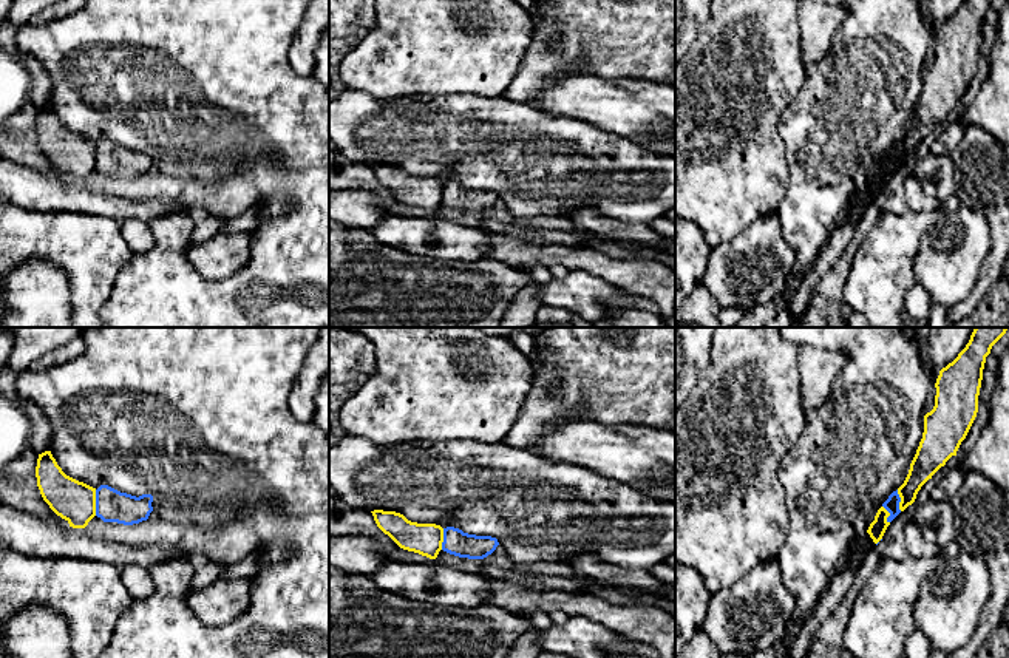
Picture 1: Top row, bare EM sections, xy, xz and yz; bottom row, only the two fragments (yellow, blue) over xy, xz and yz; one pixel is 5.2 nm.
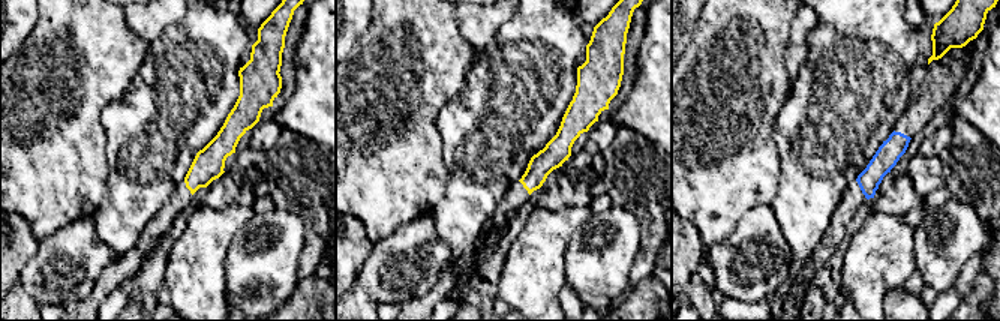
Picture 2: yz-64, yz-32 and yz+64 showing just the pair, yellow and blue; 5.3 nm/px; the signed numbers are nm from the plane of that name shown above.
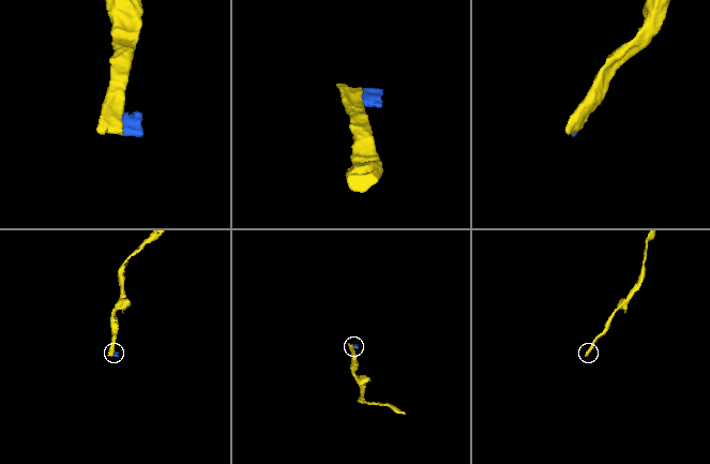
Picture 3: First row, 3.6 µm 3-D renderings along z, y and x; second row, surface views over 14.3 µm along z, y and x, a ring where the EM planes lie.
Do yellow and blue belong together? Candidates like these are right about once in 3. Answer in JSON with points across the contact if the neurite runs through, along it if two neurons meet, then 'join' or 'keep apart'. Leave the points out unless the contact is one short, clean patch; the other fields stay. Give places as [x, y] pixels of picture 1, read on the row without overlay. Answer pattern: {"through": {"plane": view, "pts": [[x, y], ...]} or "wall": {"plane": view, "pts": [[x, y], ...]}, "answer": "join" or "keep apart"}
{"wall": {"plane": "xy", "pts": [[95, 144], [96, 169]]}, "answer": "keep apart"}

